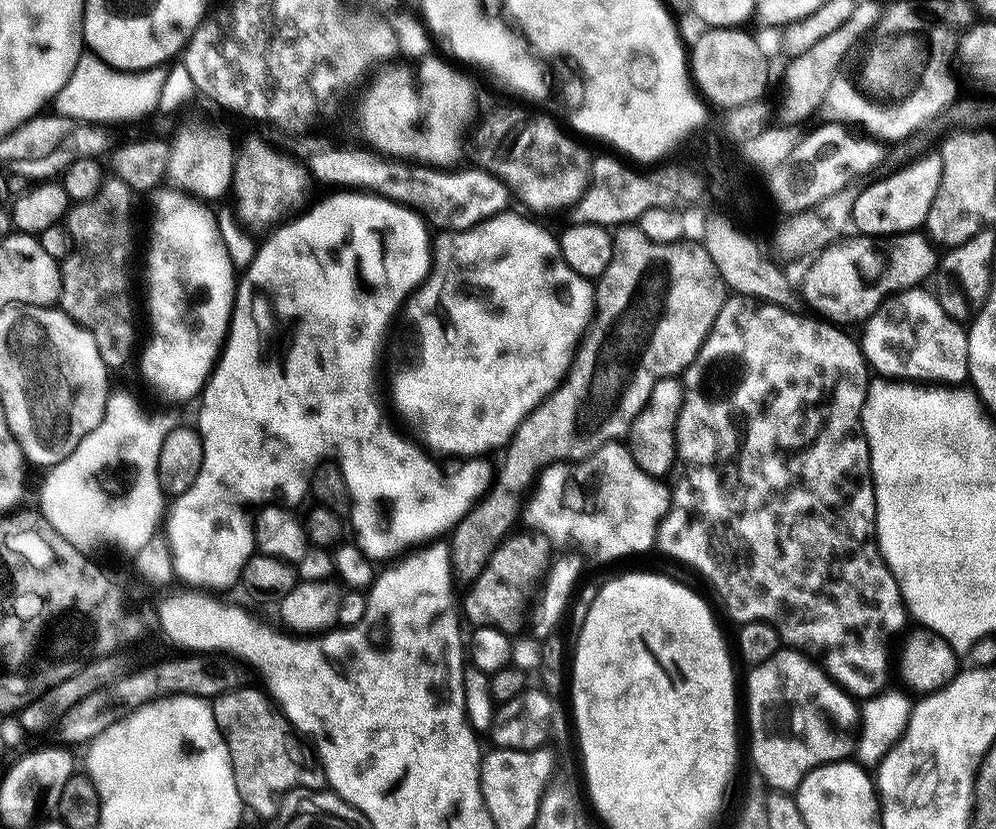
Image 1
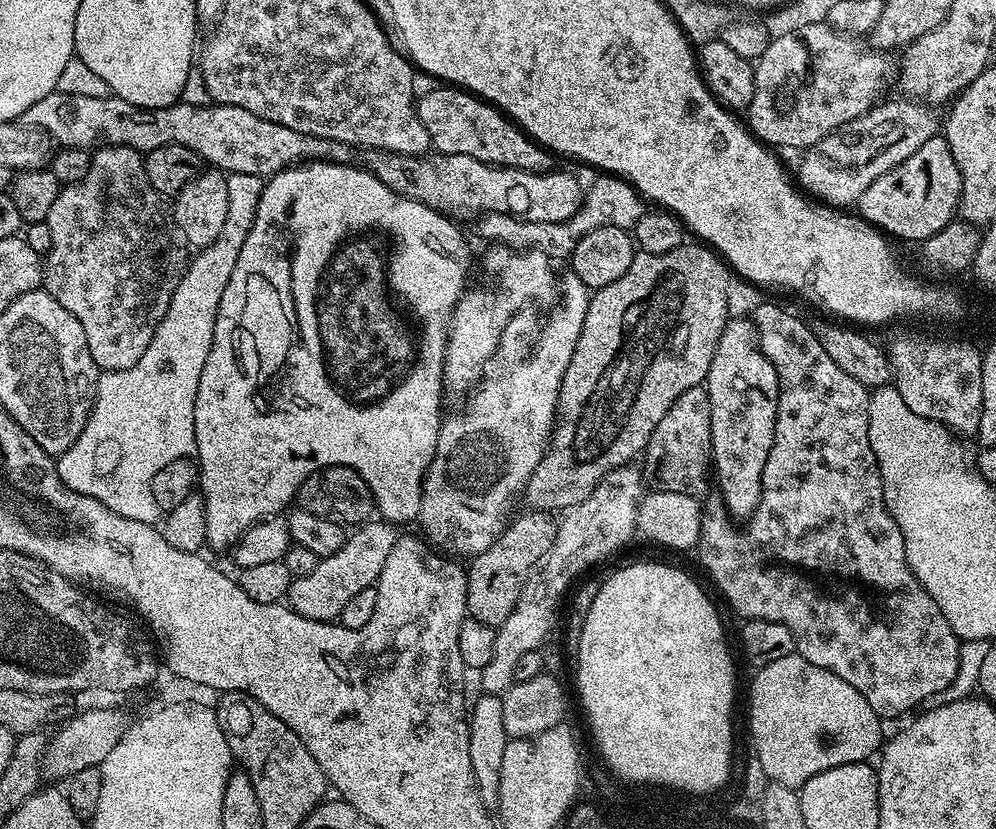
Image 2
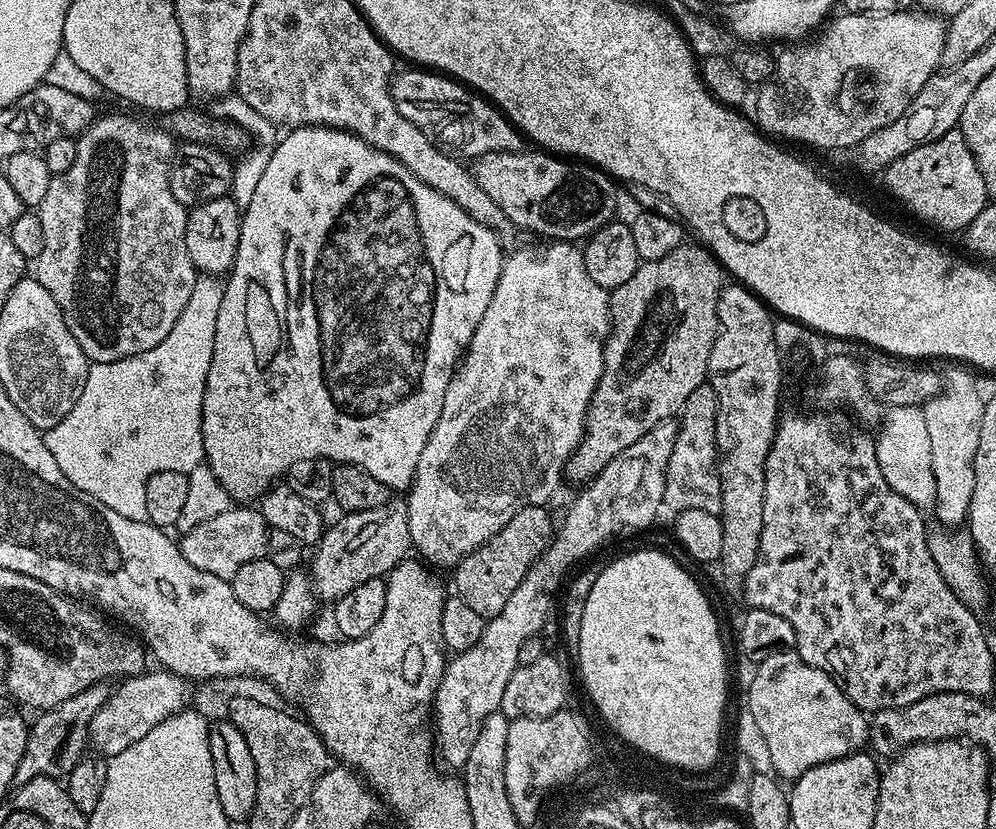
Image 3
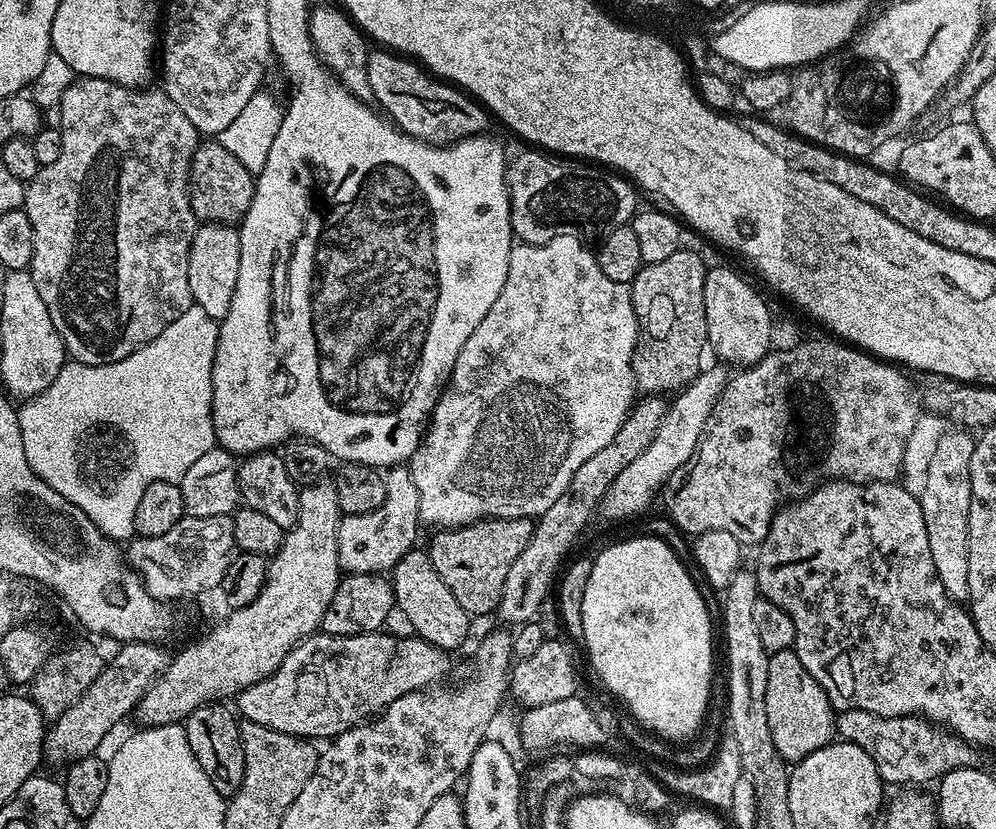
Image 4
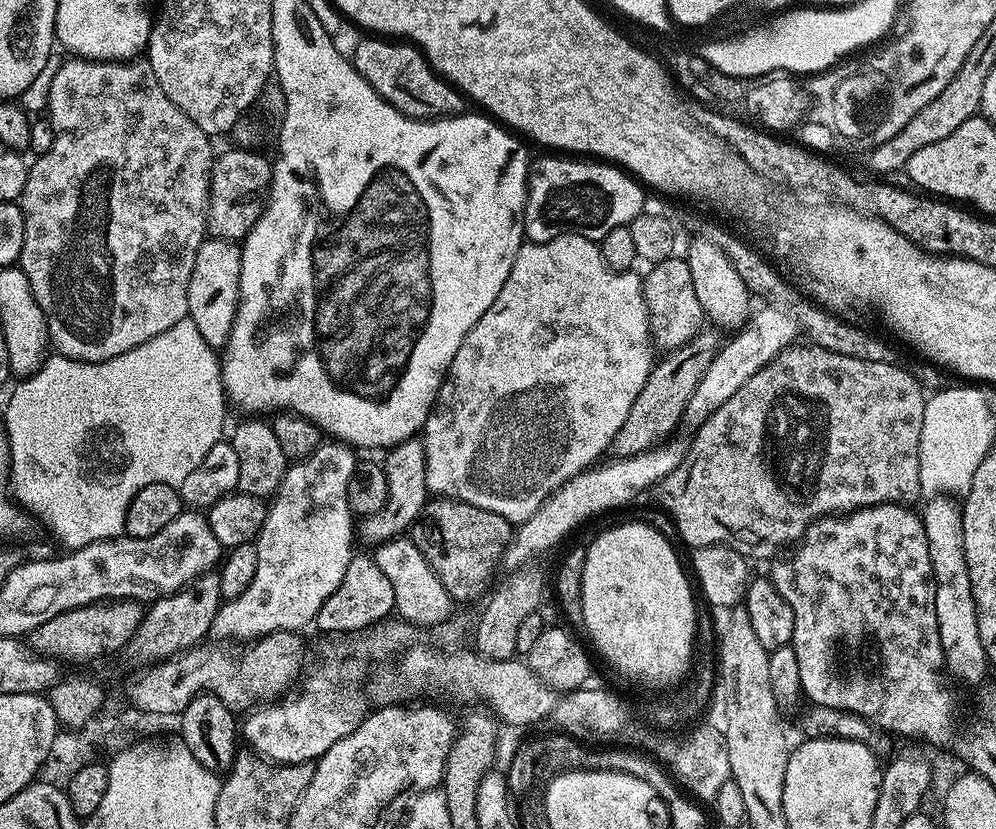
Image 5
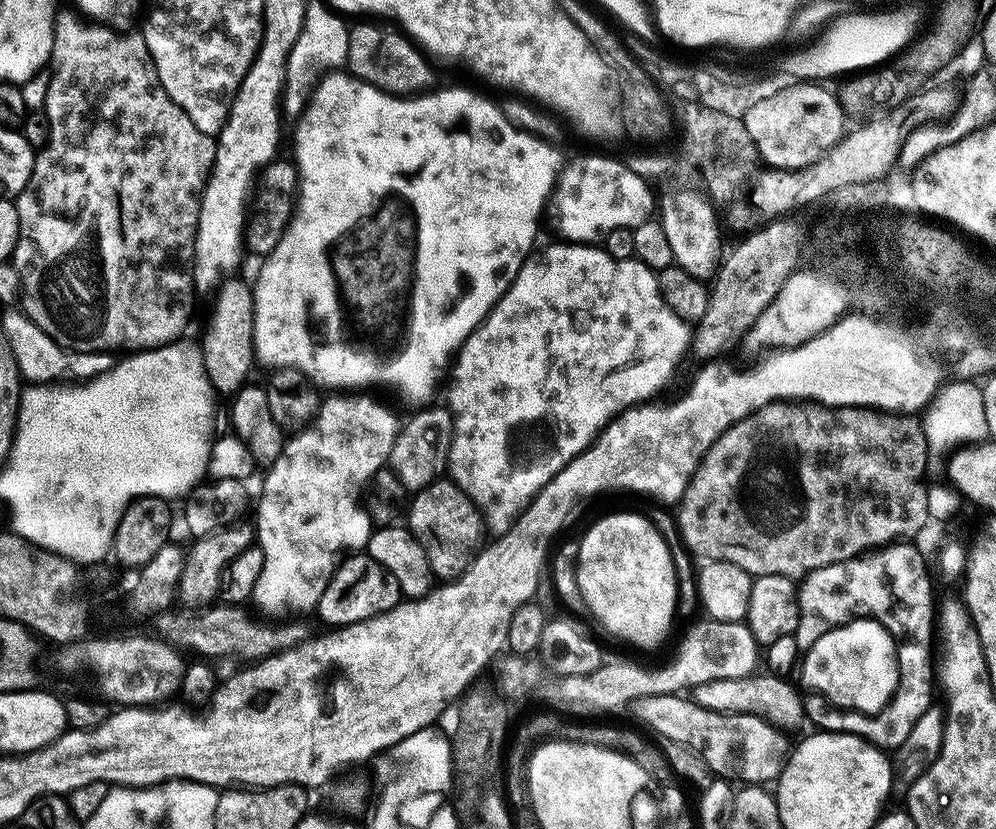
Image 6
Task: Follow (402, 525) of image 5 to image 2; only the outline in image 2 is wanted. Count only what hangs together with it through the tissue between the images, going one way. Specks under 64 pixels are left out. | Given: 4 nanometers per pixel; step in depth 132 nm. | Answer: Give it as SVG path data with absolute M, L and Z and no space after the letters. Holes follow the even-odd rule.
M369 522L359 525L356 532L345 539L344 544L334 554L317 559L314 570L310 574L295 577L288 588L287 607L294 609L307 620L335 621L342 614L346 602L354 598L354 594L373 587L379 580L386 566L386 558L390 558L390 550L398 539L397 529L388 522Z

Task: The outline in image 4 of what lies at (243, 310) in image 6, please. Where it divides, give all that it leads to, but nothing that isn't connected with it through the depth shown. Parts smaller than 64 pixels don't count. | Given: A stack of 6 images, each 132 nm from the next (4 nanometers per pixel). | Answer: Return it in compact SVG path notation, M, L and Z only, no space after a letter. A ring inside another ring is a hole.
M201 223L196 229L192 244L188 247L188 277L190 294L195 307L206 310L214 321L226 318L230 302L234 298L234 286L238 286L238 266L242 258L239 227L230 224Z

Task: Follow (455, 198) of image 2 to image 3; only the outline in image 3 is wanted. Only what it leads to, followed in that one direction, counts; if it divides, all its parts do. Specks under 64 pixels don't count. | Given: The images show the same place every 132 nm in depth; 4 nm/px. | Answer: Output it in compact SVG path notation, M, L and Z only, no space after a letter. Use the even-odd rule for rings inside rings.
M544 150L491 152L476 157L470 171L478 186L510 218L517 229L552 236L556 242L576 242L609 223L616 212L616 188L609 173L587 163L573 162Z

